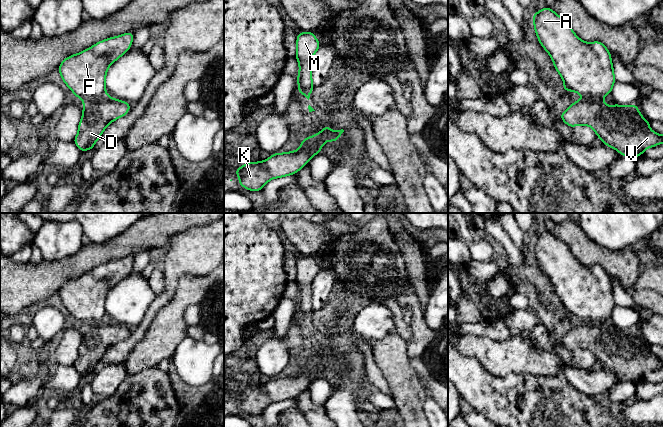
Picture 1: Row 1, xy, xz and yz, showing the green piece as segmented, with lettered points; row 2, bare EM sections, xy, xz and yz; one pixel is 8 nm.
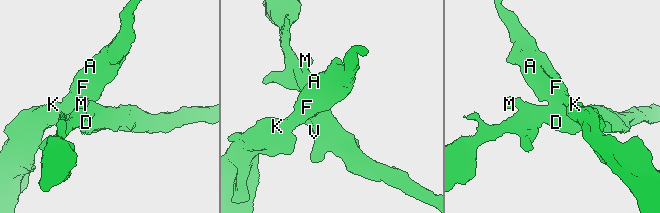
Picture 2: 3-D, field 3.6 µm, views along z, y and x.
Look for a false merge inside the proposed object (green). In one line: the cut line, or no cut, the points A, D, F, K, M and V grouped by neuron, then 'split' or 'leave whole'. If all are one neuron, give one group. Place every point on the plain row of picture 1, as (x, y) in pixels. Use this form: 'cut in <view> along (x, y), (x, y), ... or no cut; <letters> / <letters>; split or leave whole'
cut in xy along (106, 320), (86, 325); A F K / D M V; split

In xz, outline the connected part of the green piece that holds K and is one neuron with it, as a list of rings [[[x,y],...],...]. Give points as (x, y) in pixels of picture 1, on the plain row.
[[[322,354],[316,359],[303,362],[301,372],[296,375],[272,378],[261,386],[249,386],[234,395],[239,401],[239,409],[252,416],[260,415],[268,405],[298,397],[309,384],[320,377],[327,365]]]

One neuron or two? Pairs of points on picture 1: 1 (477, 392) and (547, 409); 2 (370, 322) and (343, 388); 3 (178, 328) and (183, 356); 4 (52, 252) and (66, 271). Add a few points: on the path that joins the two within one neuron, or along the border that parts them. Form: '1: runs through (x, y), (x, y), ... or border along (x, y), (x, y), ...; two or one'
1: runs through (494, 397), (505, 401), (518, 401), (530, 405); one
2: runs through (358, 338), (355, 344), (351, 372); one
3: border along (187, 335), (177, 346), (171, 358); two
4: border along (79, 249), (75, 253), (57, 260), (43, 260); two

